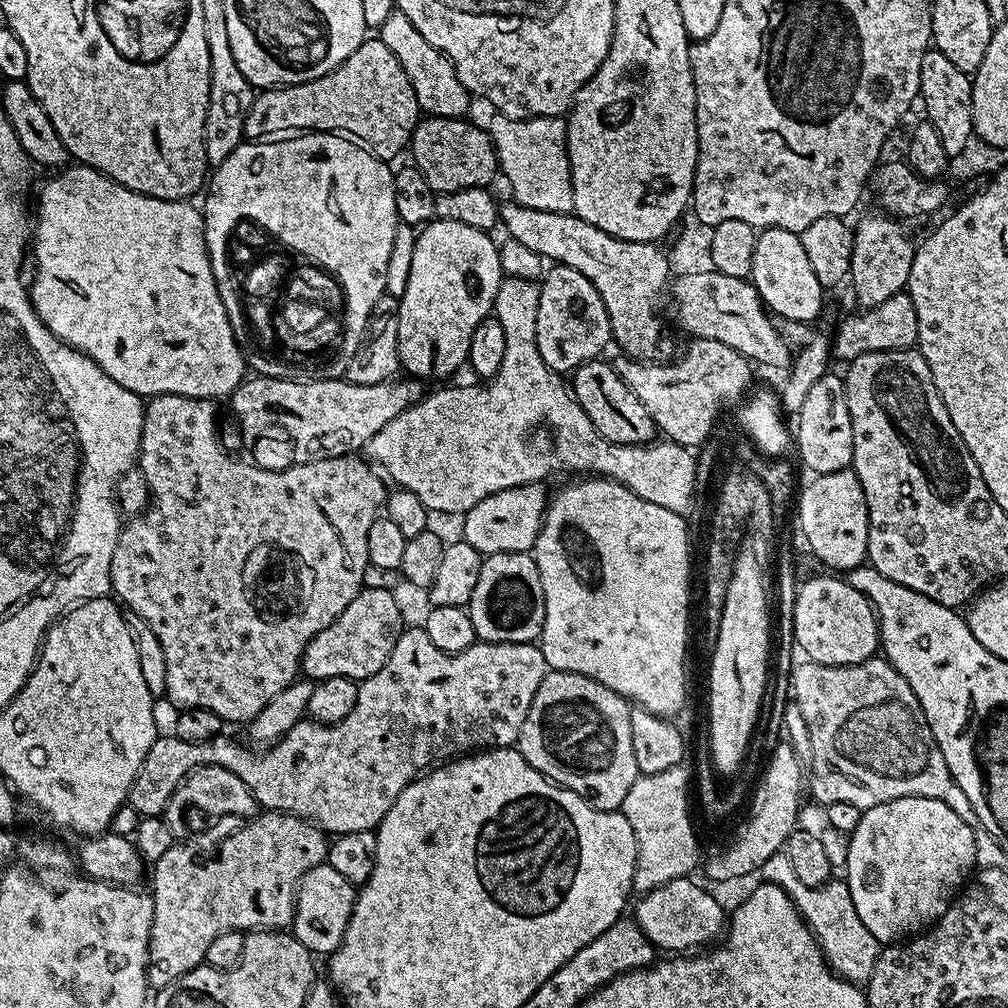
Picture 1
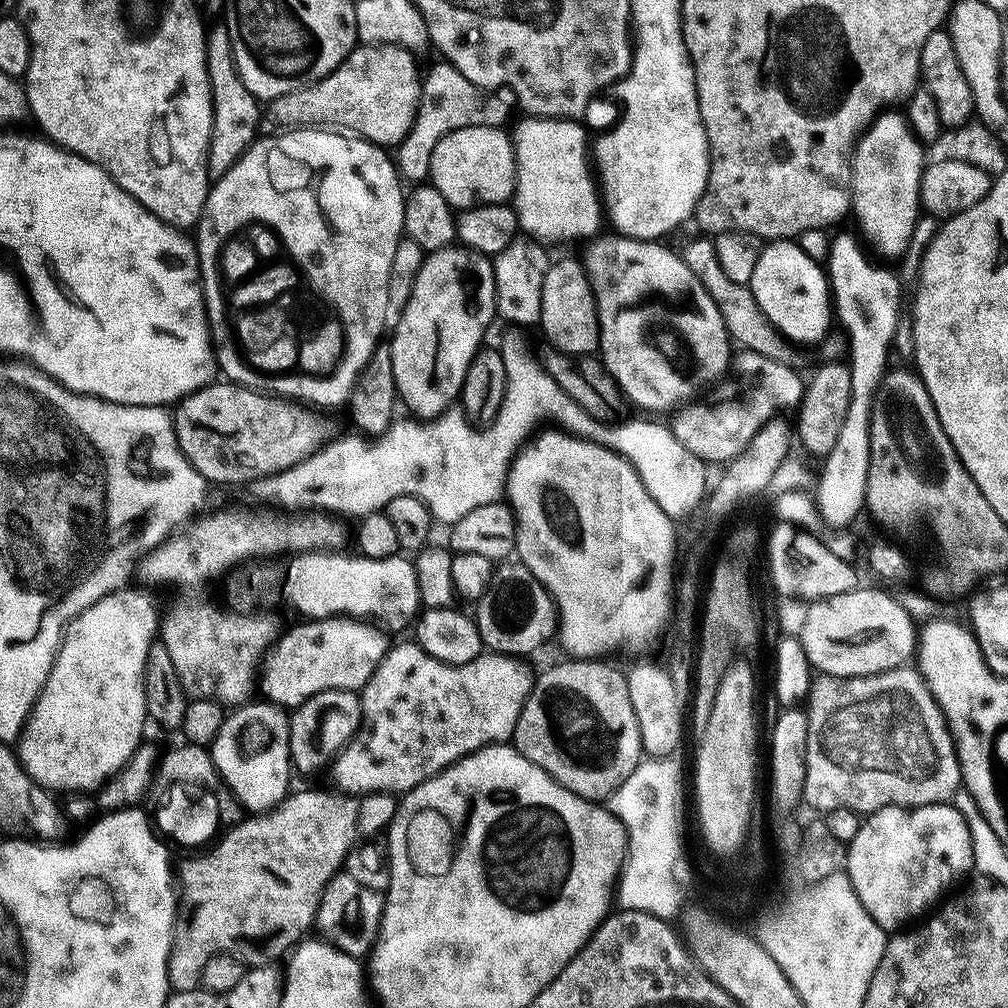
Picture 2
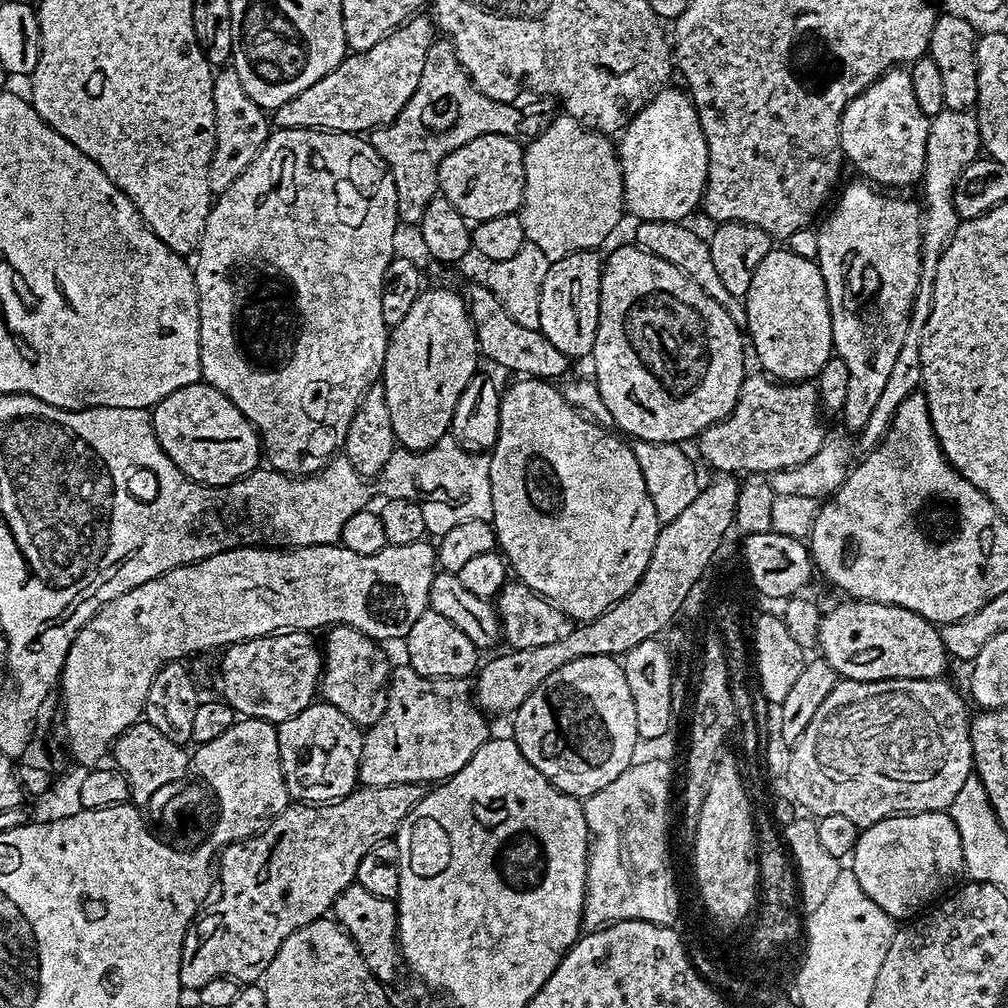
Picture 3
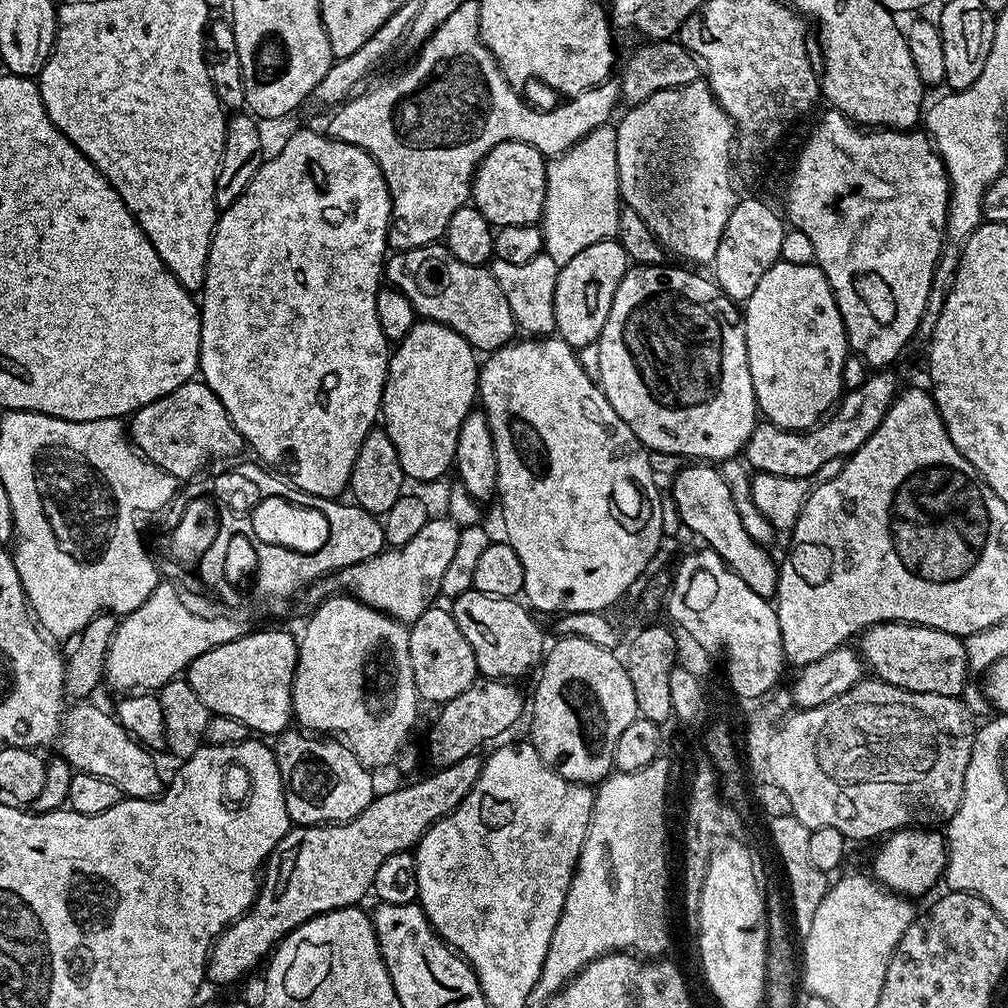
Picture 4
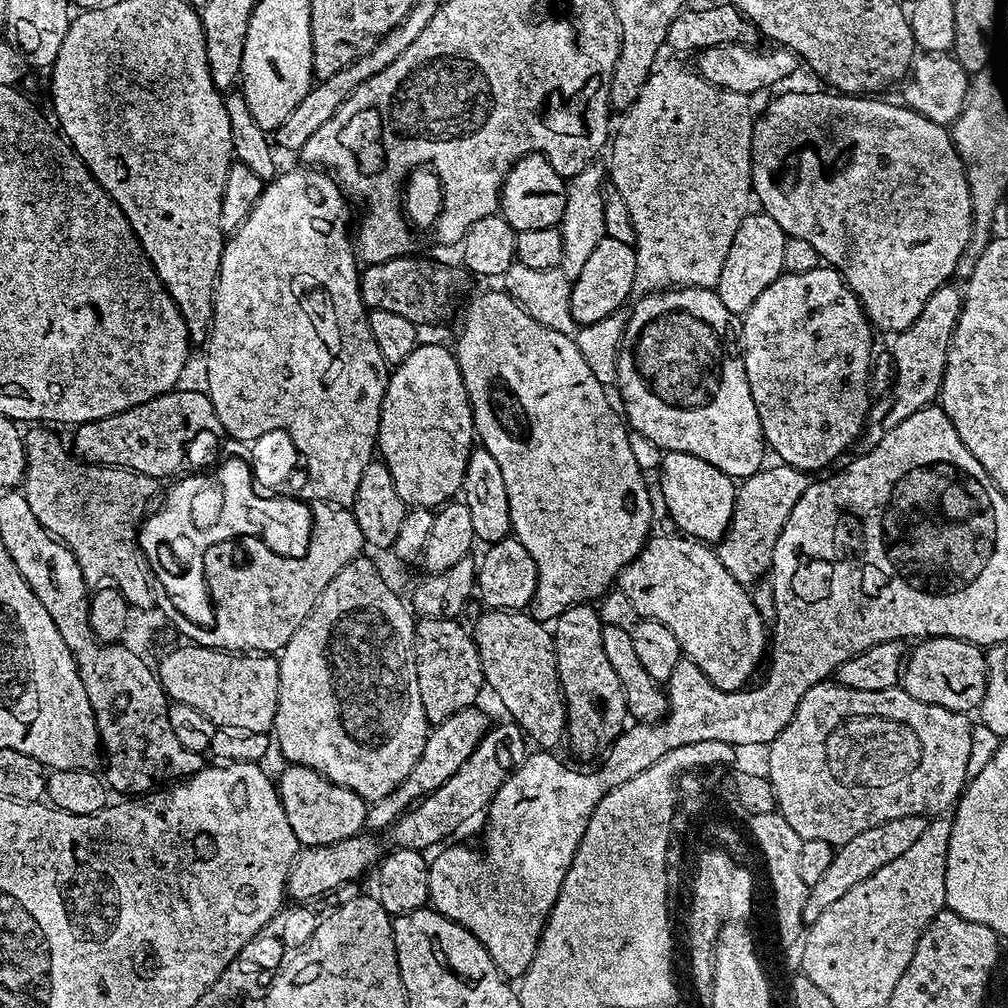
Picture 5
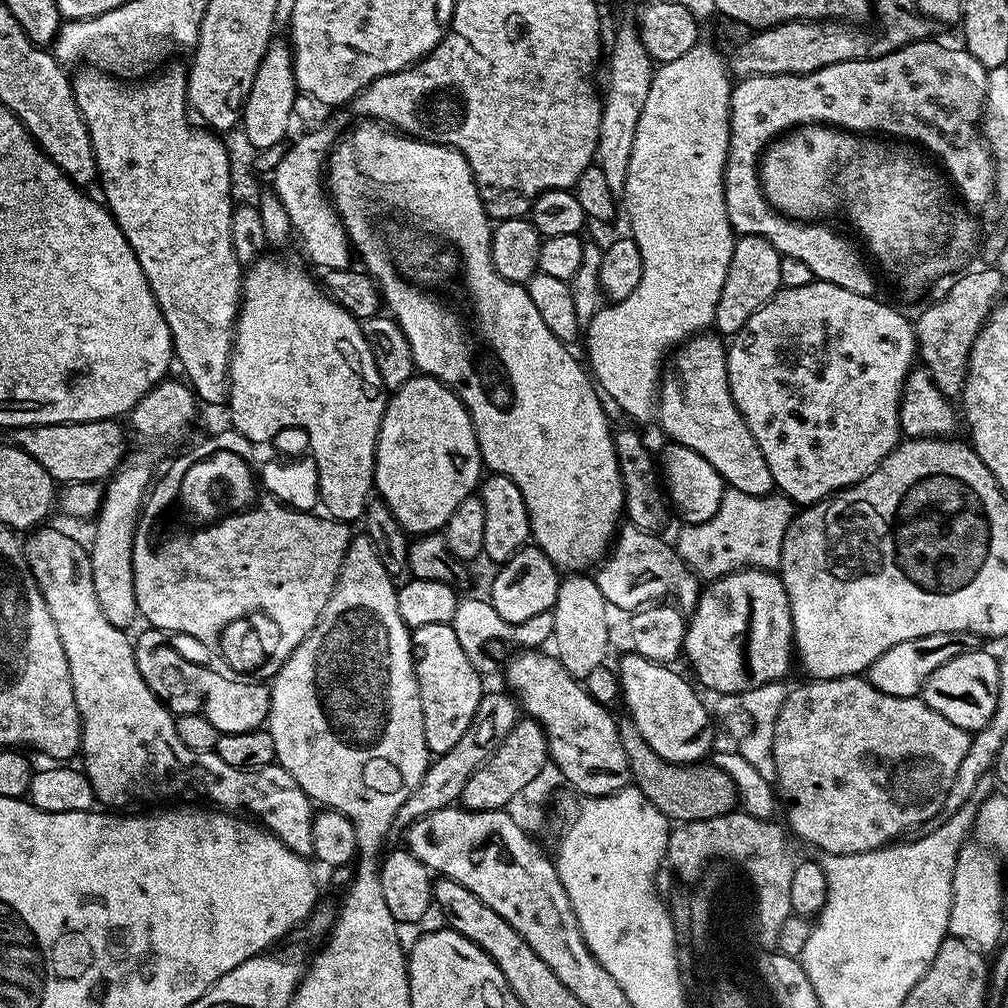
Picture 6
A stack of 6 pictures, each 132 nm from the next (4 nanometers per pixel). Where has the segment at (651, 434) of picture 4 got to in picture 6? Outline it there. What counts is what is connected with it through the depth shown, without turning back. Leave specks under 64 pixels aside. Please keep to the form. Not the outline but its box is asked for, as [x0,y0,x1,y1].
[659,334,776,496]

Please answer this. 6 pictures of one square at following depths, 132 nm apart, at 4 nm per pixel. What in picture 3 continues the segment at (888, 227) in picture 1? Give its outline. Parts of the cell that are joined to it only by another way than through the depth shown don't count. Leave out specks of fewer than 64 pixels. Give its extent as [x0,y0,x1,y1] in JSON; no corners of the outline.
[840,67,929,190]

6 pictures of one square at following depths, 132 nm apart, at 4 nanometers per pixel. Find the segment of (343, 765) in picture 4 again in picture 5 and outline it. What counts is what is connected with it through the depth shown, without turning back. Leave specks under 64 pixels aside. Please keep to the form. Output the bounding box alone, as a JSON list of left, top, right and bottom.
[278,764,368,846]

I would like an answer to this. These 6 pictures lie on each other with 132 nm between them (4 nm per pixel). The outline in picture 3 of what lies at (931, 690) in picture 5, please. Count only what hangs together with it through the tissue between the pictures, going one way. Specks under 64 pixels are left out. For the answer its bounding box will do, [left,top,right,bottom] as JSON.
[818,600,950,680]

